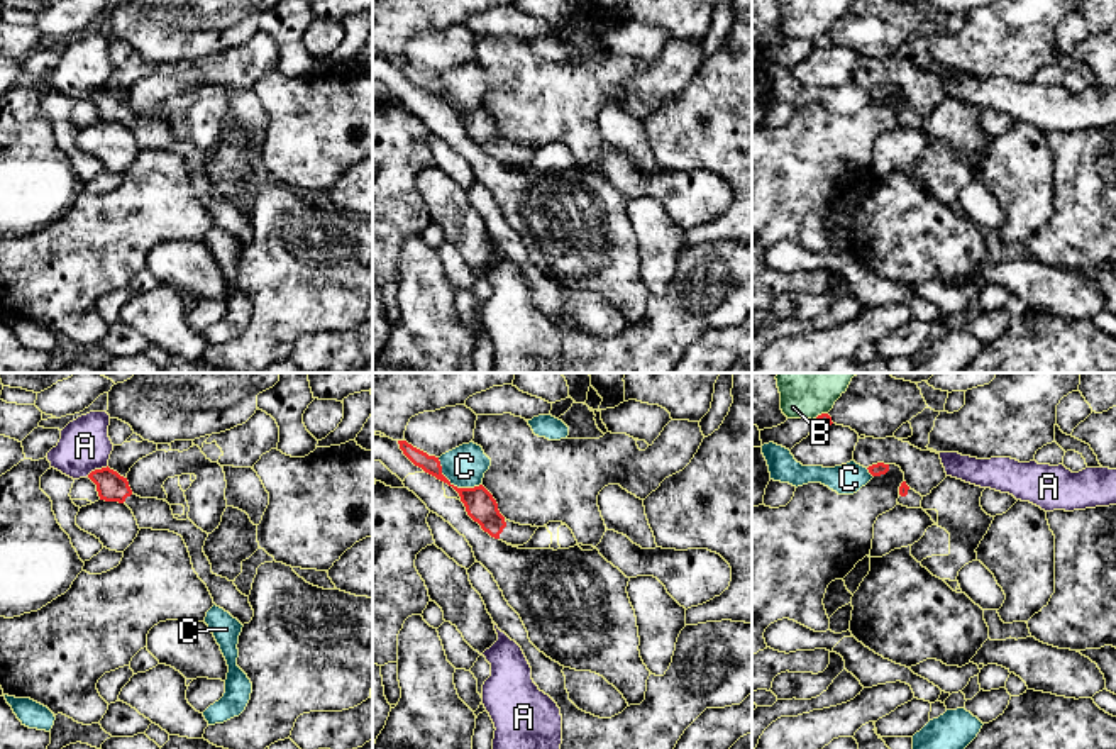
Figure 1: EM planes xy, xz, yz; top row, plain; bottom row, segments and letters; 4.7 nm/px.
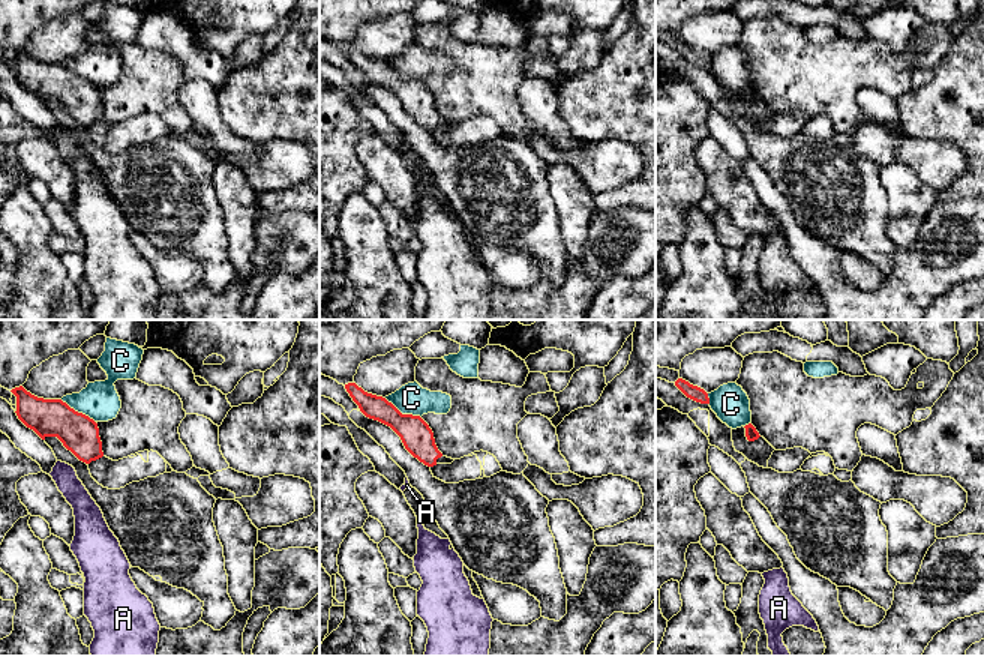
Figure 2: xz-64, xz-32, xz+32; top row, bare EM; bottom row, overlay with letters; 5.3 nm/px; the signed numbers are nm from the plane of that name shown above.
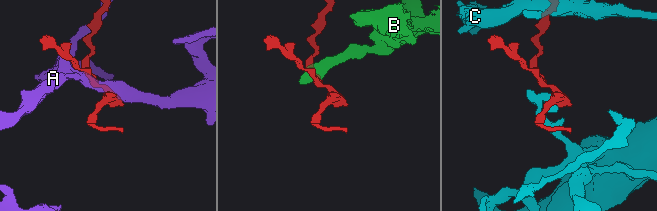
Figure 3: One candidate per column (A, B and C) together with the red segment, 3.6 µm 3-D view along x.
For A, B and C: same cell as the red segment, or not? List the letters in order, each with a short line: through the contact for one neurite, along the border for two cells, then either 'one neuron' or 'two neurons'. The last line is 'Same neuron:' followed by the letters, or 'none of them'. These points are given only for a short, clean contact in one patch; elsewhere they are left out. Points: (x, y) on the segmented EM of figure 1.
A: two neurons
B: line yz (827, 412), (812, 419); two neurons
C: two neurons
Same neuron: none of them

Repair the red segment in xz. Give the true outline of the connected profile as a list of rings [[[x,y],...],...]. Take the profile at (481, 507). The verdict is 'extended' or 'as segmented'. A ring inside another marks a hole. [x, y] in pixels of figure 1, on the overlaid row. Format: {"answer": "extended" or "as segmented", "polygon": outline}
{"answer": "extended", "polygon": [[[398,441],[400,449],[403,454],[425,473],[435,476],[437,480],[452,486],[461,502],[466,507],[467,515],[481,525],[484,532],[491,537],[500,539],[511,546],[523,546],[527,544],[539,527],[532,525],[520,525],[515,522],[506,520],[500,510],[498,503],[493,495],[483,486],[474,488],[457,488],[454,486],[444,474],[439,458],[428,456],[427,452],[413,447],[406,441]]]}

